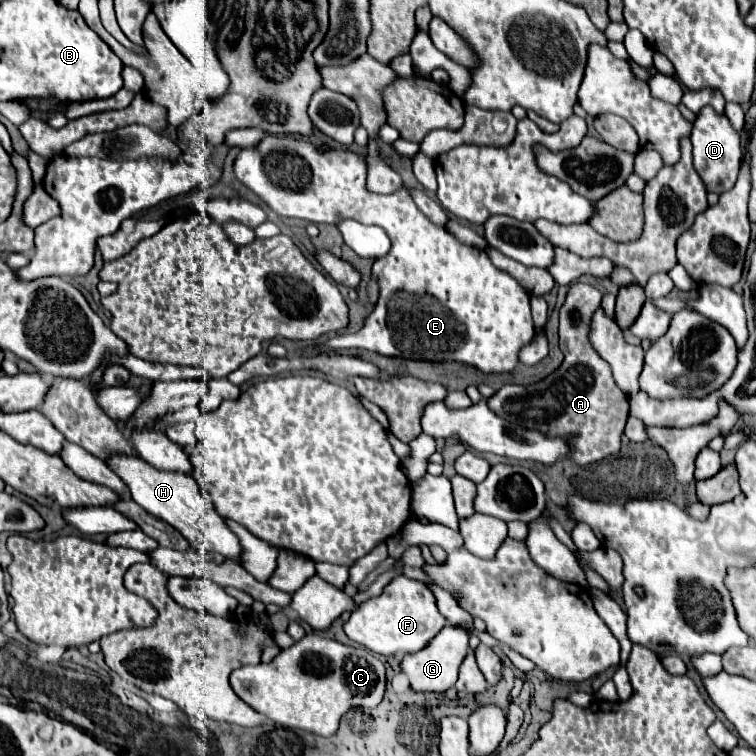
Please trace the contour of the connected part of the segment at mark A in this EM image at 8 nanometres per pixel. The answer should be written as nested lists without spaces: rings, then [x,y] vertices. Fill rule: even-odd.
[[[587,283],[571,285],[559,309],[559,343],[565,355],[561,367],[531,385],[507,383],[487,399],[491,411],[515,425],[539,429],[539,433],[547,433],[549,437],[567,437],[567,441],[571,441],[571,435],[577,435],[573,447],[575,455],[569,457],[575,465],[595,463],[619,453],[621,433],[629,417],[627,395],[617,387],[611,367],[599,357],[589,341],[591,317],[601,305],[601,297],[603,295]]]

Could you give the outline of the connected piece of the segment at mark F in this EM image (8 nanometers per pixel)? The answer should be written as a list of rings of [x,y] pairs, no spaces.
[[[405,575],[395,577],[379,597],[371,597],[357,605],[343,629],[347,637],[377,655],[395,655],[395,653],[415,653],[423,649],[435,633],[447,625],[447,619],[439,613],[433,591],[415,579]]]

